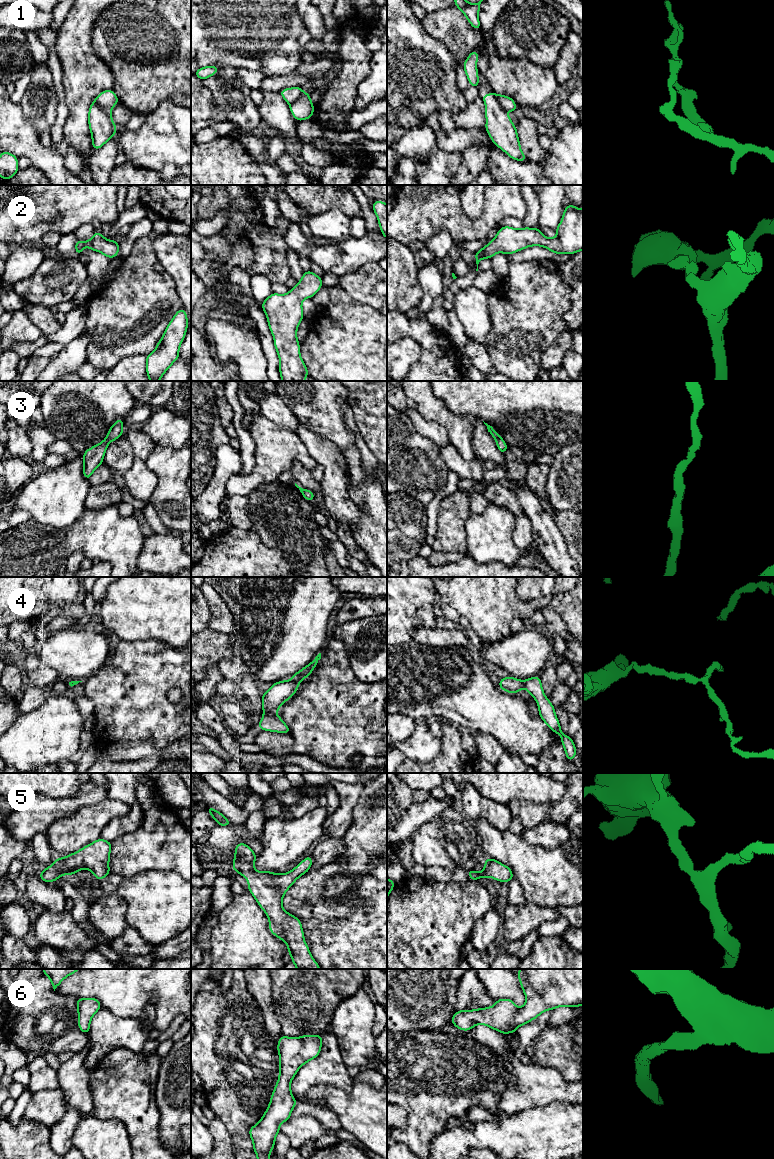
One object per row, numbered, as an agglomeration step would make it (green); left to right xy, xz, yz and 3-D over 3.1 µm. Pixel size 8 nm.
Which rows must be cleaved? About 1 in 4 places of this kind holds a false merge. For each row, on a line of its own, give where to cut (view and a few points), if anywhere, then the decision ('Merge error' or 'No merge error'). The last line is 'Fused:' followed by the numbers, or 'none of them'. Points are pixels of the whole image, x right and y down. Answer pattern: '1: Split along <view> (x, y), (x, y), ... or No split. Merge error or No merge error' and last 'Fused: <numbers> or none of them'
1: Split along xy (94, 99), (102, 108), (109, 112). Merge error
2: No split. No merge error
3: No split. No merge error
4: Split along xz (273, 712), (264, 716). Merge error
5: No split. No merge error
6: No split. No merge error
Fused: 1, 4

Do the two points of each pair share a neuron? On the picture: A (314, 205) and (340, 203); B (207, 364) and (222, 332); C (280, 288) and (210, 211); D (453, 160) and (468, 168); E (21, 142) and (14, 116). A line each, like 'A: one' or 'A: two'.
A: one
B: two
C: two
D: two
E: one

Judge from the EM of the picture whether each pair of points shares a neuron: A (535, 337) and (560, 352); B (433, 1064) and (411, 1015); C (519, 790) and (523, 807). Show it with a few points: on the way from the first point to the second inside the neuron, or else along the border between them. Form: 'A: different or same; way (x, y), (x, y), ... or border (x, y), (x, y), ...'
A: different; border (566, 330), (543, 352), (540, 368)
B: different; border (437, 1029), (397, 1031)
C: different; border (545, 803), (517, 801), (511, 805)

